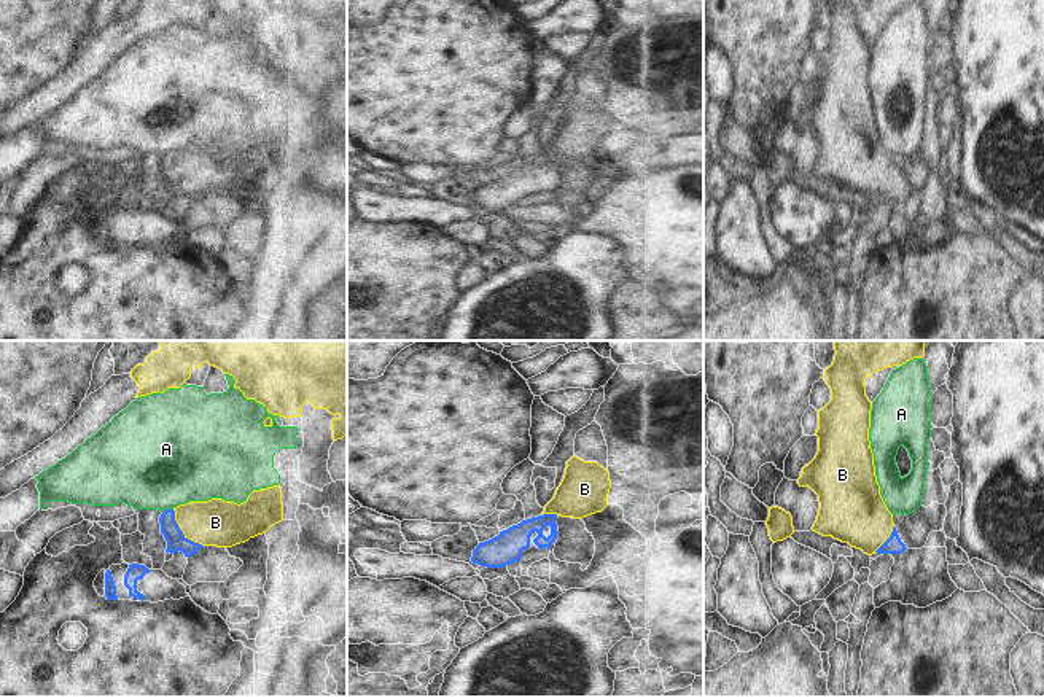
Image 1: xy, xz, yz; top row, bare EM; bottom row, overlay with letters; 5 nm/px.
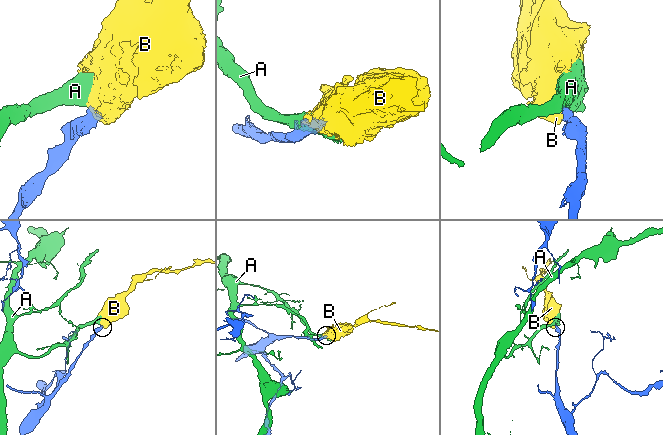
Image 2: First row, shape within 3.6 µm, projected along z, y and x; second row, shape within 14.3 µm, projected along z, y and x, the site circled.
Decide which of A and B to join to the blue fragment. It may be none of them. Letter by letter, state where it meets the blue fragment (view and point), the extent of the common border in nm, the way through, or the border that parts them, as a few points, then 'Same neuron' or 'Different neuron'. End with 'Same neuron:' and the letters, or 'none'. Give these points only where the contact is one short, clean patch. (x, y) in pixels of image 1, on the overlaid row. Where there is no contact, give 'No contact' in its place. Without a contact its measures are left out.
A: Touches blue at xy (167, 510). Shared border 60 nm. Boundary: xy (172, 508), (163, 513). Different neuron
B: Touches blue at xy (182, 532). Shared border 240 nm. Path across: xy (175, 540), (182, 532), (196, 524), (215, 522). Same neuron
Same neuron: B.

